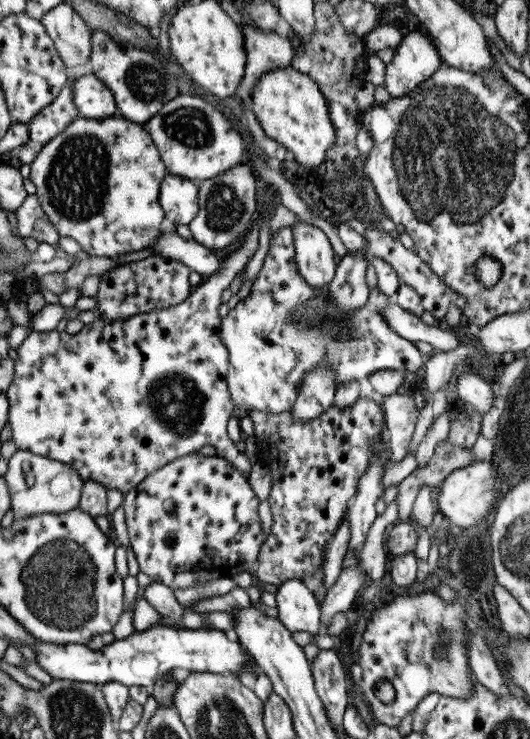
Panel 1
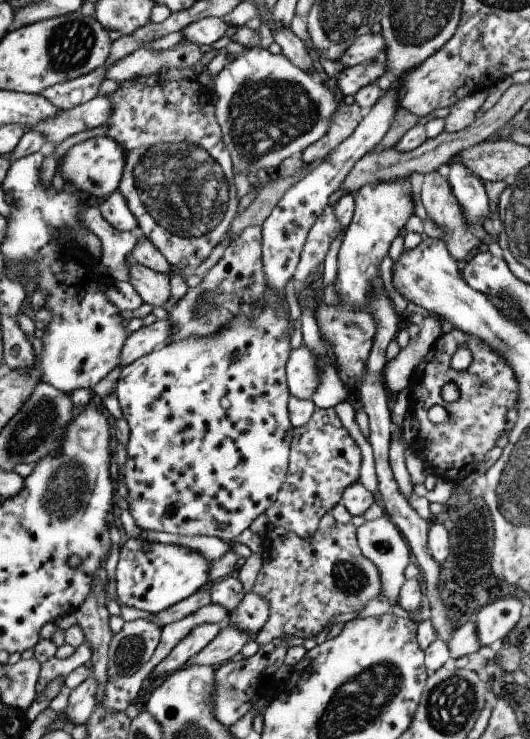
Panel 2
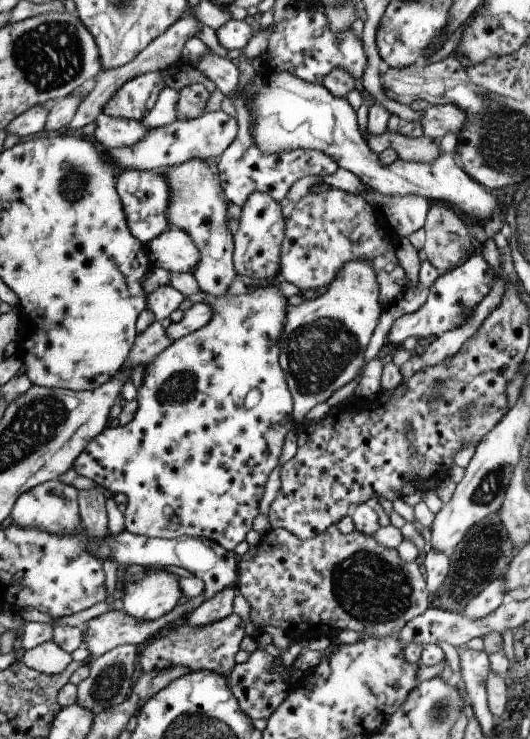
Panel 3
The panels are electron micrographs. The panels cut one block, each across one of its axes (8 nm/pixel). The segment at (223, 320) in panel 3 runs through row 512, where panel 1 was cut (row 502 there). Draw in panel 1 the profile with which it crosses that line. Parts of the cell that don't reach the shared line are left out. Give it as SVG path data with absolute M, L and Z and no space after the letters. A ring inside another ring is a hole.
M198 453L179 456L179 458L174 459L165 464L165 466L157 469L157 471L149 474L141 483L130 488L127 493L123 494L122 498L124 521L128 532L130 548L133 551L135 560L138 562L139 572L145 575L148 582L163 584L163 586L175 590L195 586L195 584L207 584L207 582L217 580L217 578L231 579L237 574L248 572L250 568L253 569L256 565L259 547L264 542L257 514L258 501L246 477L242 476L241 472L237 471L227 460L215 455L204 456Z

